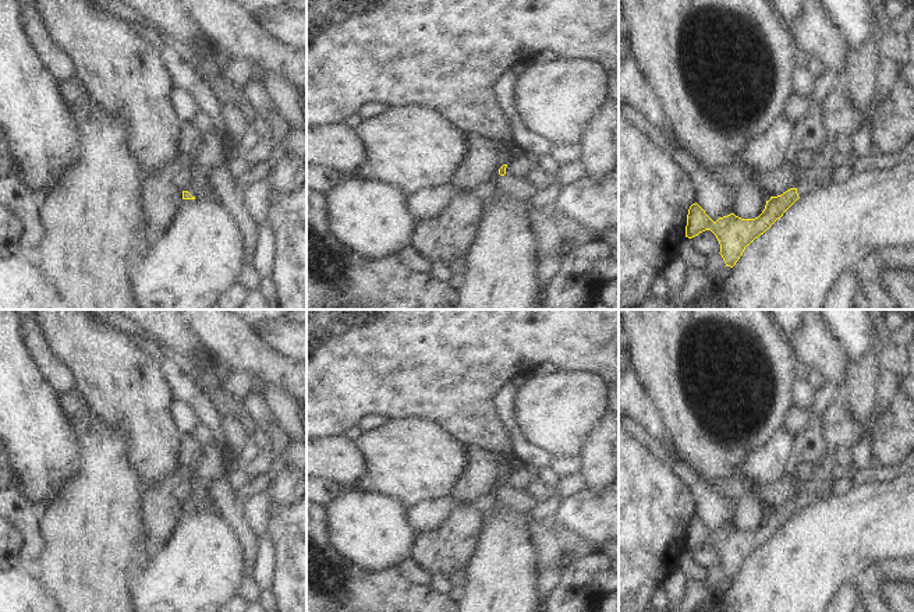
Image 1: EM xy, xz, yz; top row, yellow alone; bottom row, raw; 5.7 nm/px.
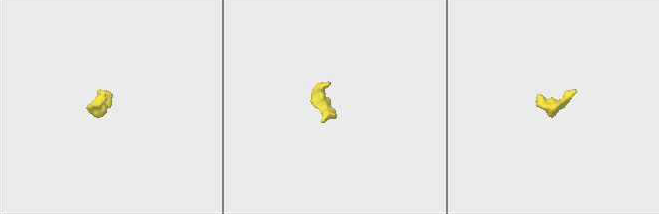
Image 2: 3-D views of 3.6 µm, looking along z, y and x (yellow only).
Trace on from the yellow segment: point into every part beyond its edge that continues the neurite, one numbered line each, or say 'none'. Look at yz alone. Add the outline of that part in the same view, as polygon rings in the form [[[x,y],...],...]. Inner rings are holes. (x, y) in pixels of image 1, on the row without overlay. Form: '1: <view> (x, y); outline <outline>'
1: yz (893, 435); outline [[[903,390],[872,428],[868,422],[858,425],[853,420],[846,395],[830,406],[821,424],[828,459],[819,464],[810,464],[811,477],[798,485],[798,509],[826,499],[836,452],[843,447],[853,450],[867,432],[872,434],[874,467],[896,466],[914,449],[914,401]]]

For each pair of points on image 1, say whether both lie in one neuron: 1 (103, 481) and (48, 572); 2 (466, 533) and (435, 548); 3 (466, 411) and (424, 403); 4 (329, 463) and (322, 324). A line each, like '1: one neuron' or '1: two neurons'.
1: one neuron
2: one neuron
3: one neuron
4: two neurons

